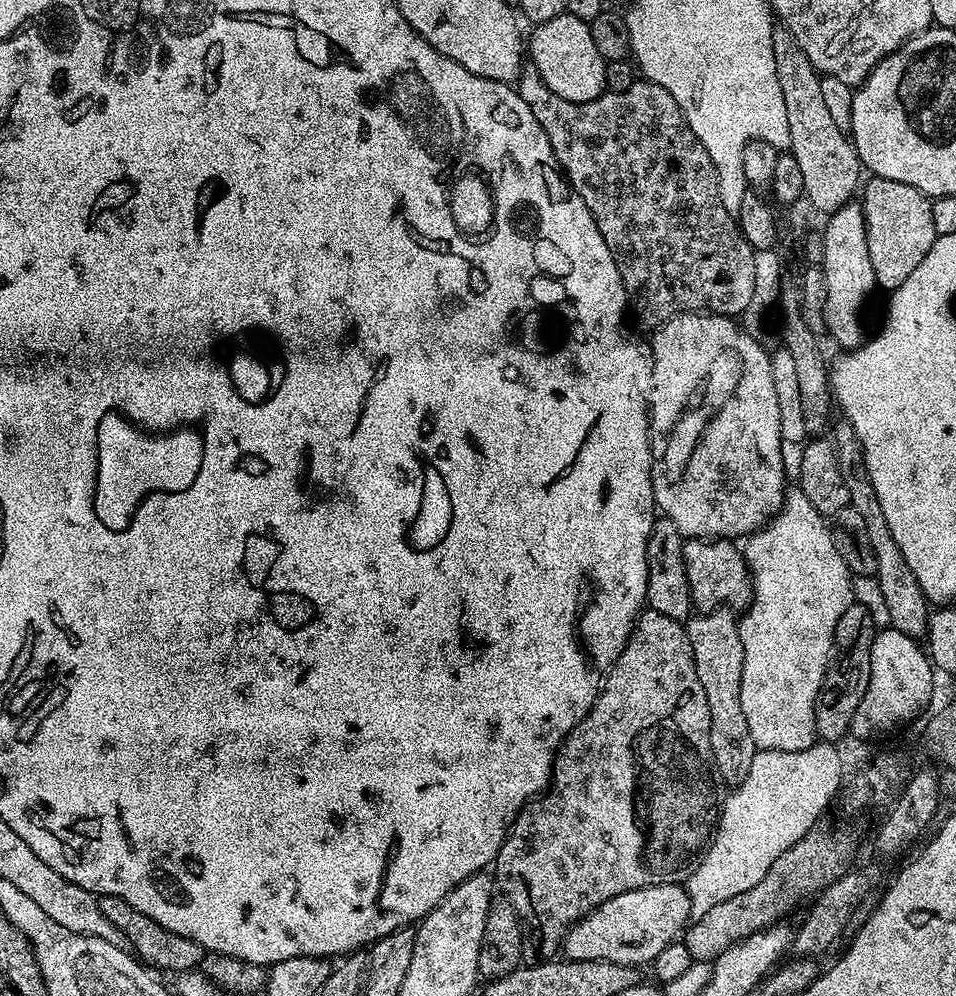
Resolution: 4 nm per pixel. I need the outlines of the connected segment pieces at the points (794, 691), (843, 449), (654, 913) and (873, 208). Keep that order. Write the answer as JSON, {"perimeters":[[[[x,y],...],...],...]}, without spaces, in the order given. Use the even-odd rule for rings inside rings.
{"perimeters":[[[[798,486],[785,491],[784,505],[769,523],[749,535],[746,543],[742,551],[752,574],[752,602],[738,620],[744,651],[740,687],[742,714],[746,714],[746,726],[750,726],[750,738],[754,738],[757,749],[806,750],[818,740],[816,699],[834,655],[838,618],[854,603],[854,577],[838,550],[834,550],[829,521],[810,506],[810,498],[806,498]]],[[[843,418],[837,419],[831,425],[830,439],[836,448],[838,467],[842,469],[842,480],[846,482],[846,491],[850,493],[850,506],[858,510],[858,515],[863,518],[870,538],[870,546],[874,549],[876,563],[874,583],[880,587],[880,596],[884,599],[885,610],[888,611],[887,623],[907,636],[923,637],[928,630],[930,601],[925,596],[922,586],[918,586],[918,578],[914,578],[914,570],[910,570],[902,550],[898,550],[898,542],[894,542],[894,534],[890,534],[890,526],[886,526],[886,514],[882,514],[878,494],[874,494],[874,482],[870,482],[870,470],[866,470],[862,442],[858,442],[858,434],[854,434],[854,426],[850,426],[850,422]]],[[[683,883],[626,890],[626,894],[602,902],[602,906],[580,919],[565,934],[562,952],[570,960],[601,960],[631,968],[648,966],[689,927],[692,919],[690,898]]],[[[872,176],[869,181],[862,188],[866,246],[870,246],[870,263],[874,265],[877,289],[894,290],[914,274],[918,262],[922,262],[922,258],[930,254],[930,246],[934,246],[937,234],[932,200],[914,190],[914,186],[906,186],[906,182],[894,182],[881,176]]]]}

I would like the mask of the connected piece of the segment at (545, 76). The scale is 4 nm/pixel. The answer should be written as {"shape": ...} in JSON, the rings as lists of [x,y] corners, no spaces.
{"shape":[[[565,14],[558,18],[550,18],[550,22],[545,24],[537,24],[531,31],[532,41],[529,44],[527,41],[526,44],[531,67],[538,70],[542,82],[546,82],[546,86],[550,86],[550,90],[554,90],[558,98],[566,98],[566,102],[590,102],[604,93],[606,61],[602,58],[602,54],[598,54],[598,46],[594,46],[591,27],[586,22]]]}

